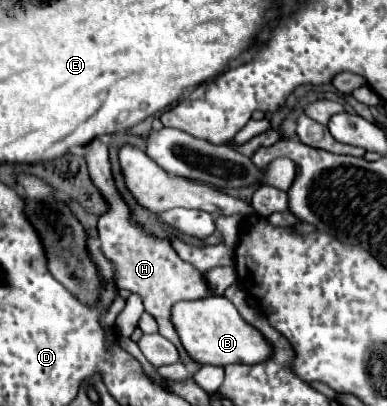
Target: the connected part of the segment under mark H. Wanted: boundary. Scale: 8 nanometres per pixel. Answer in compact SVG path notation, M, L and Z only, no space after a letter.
M95 138L89 144L85 144L83 150L85 150L89 176L111 206L109 212L99 218L97 230L99 230L99 248L101 248L103 256L113 264L113 270L115 270L115 274L113 274L115 286L139 294L143 298L145 310L157 320L159 334L163 334L167 340L171 340L177 346L183 364L187 364L191 368L193 366L199 368L199 364L189 360L185 350L181 350L181 342L177 342L177 332L173 330L173 326L169 322L169 308L181 300L207 298L209 286L205 286L203 274L193 270L193 266L189 266L187 262L183 262L167 240L159 240L155 236L145 234L133 220L129 220L129 216L131 216L129 208L121 200L121 196L113 184L113 178L111 178L111 164L109 164L109 152L107 152L105 142L101 142L101 138Z

